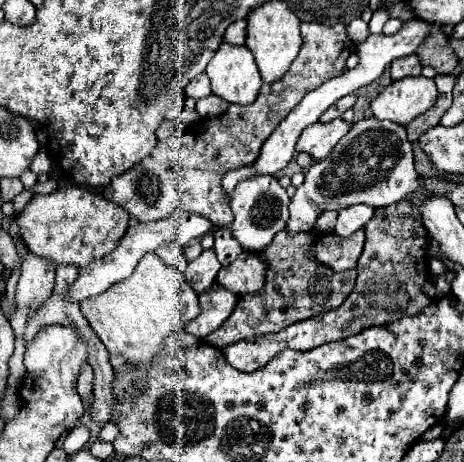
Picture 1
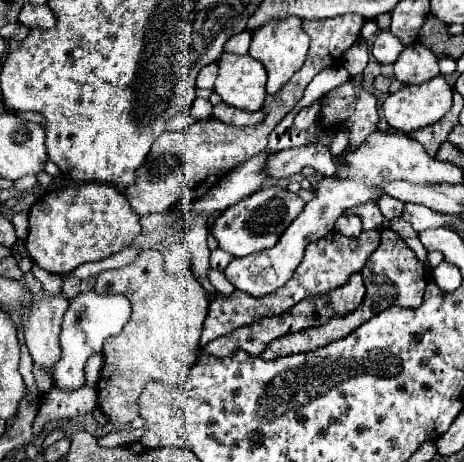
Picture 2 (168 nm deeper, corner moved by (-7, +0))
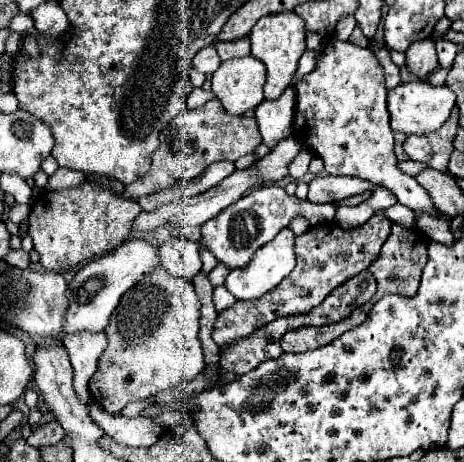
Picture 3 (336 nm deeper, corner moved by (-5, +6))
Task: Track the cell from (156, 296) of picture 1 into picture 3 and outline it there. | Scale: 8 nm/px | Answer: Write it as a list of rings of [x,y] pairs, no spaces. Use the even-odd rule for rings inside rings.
[[[159,267],[137,287],[121,299],[121,307],[127,309],[127,325],[121,325],[113,317],[111,325],[105,327],[109,345],[89,381],[91,397],[111,415],[121,413],[121,409],[135,399],[151,397],[159,391],[175,389],[179,383],[193,381],[197,373],[205,369],[199,341],[201,303],[193,283],[181,281]]]

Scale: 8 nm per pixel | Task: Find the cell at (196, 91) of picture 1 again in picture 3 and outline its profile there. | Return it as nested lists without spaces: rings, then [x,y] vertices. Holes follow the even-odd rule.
[[[207,45],[207,47],[199,49],[199,51],[195,53],[195,57],[193,57],[193,65],[195,65],[195,69],[199,69],[199,71],[205,73],[205,75],[215,73],[217,67],[221,65],[215,47],[213,47],[213,45]]]

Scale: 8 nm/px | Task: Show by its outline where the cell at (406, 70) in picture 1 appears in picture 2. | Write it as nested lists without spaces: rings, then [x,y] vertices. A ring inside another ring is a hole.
[[[421,43],[407,47],[393,65],[395,79],[401,83],[425,83],[427,79],[439,75],[437,57]]]

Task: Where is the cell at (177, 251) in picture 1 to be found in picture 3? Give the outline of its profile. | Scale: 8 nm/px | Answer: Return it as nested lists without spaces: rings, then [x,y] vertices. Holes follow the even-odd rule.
[[[175,237],[159,247],[159,257],[161,257],[161,267],[173,277],[179,277],[183,281],[193,281],[193,277],[201,271],[197,241]]]

